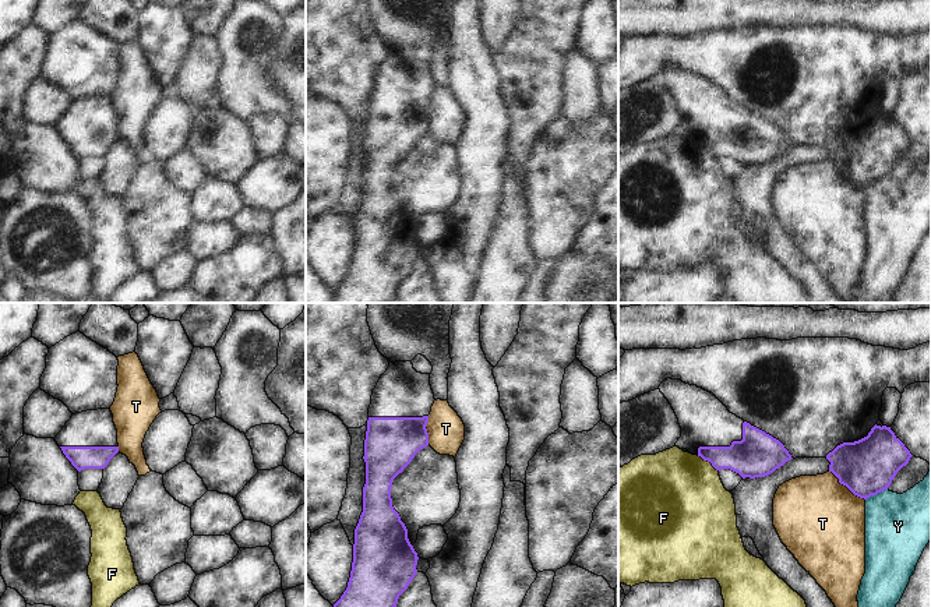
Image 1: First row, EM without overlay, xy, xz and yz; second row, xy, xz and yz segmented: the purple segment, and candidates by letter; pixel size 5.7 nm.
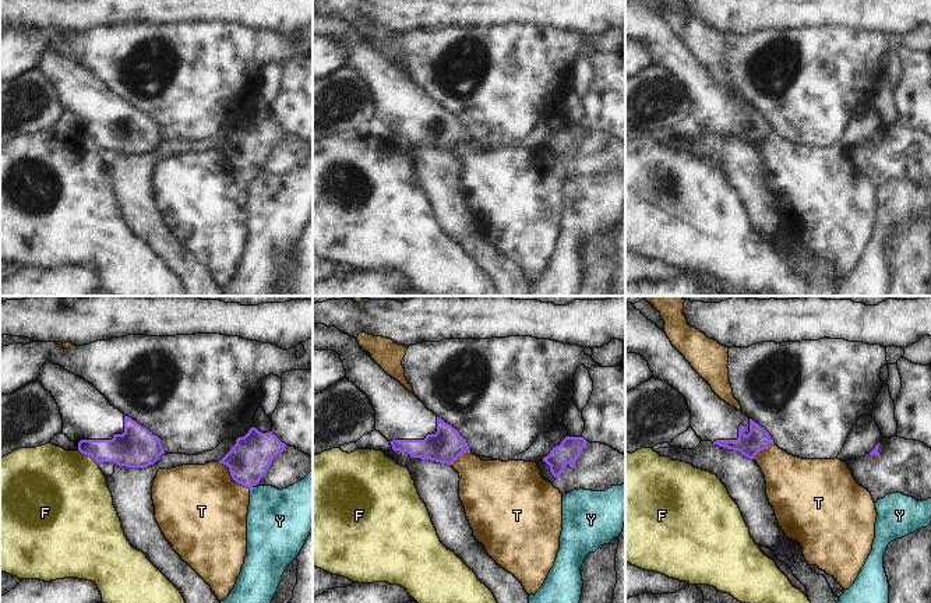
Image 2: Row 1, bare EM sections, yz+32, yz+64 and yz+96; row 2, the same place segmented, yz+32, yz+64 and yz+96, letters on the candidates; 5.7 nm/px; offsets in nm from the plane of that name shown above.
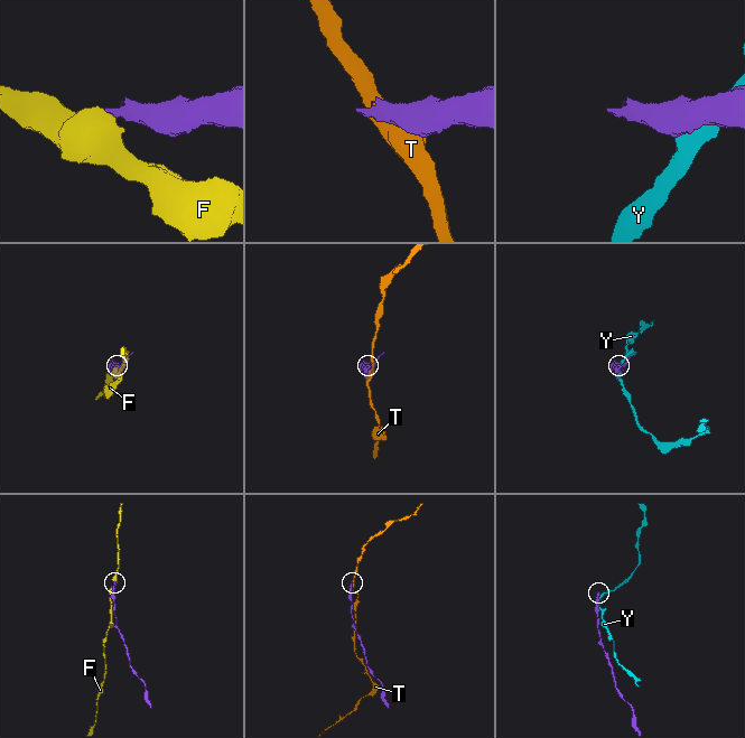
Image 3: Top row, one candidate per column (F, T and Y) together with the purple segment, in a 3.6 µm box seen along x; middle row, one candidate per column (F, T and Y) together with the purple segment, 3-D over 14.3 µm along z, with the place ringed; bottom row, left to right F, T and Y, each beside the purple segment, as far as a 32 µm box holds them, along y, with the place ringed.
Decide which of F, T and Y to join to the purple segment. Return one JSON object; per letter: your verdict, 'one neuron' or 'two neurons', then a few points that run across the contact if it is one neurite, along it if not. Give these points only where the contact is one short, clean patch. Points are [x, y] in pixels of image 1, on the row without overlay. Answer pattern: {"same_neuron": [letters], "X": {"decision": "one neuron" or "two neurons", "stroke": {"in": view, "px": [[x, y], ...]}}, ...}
{"same_neuron": [], "F": {"decision": "two neurons", "stroke": {"in": "yz", "px": [[697, 143], [719, 158]]}}, "T": {"decision": "two neurons"}, "Y": {"decision": "two neurons"}}

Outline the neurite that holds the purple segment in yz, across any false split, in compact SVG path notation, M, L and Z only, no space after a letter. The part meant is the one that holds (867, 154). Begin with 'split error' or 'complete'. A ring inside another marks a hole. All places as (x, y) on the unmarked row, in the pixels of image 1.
complete | M875 112L867 124L837 133L826 147L839 170L867 187L888 177L911 144L891 114Z

